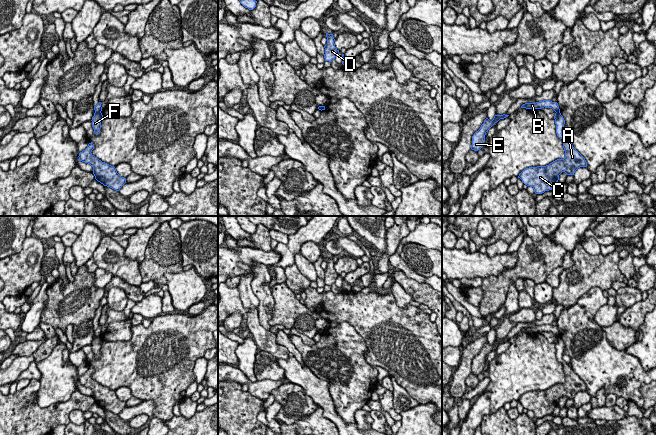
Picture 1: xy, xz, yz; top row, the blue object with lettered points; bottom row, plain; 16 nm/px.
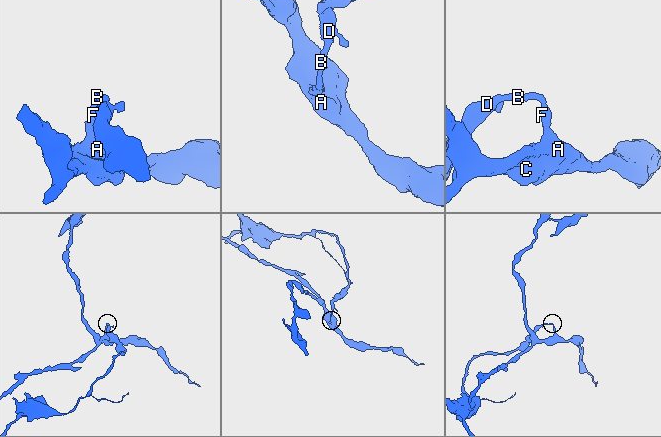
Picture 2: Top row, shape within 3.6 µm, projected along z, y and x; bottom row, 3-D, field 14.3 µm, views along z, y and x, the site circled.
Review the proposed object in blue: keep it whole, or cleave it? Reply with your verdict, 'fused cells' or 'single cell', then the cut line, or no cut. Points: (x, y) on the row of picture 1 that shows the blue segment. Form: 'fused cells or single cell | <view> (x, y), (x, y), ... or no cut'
fused cells | xy (95, 111), (100, 112)

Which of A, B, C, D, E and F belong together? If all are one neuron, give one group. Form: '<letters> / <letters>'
A C F / B D E

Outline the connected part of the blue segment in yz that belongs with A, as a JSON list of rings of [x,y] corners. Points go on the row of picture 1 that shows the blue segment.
[[[556,112],[554,119],[557,136],[563,141],[565,158],[557,159],[546,166],[526,168],[518,176],[525,185],[532,187],[536,194],[552,190],[562,172],[565,172],[567,175],[574,175],[578,168],[587,167],[585,158],[562,135],[565,120],[561,113]]]

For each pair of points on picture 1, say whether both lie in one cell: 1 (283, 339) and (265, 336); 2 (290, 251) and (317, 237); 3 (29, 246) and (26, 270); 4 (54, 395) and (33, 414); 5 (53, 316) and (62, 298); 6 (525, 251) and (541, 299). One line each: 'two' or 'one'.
1: two
2: one
3: one
4: two
5: one
6: two

